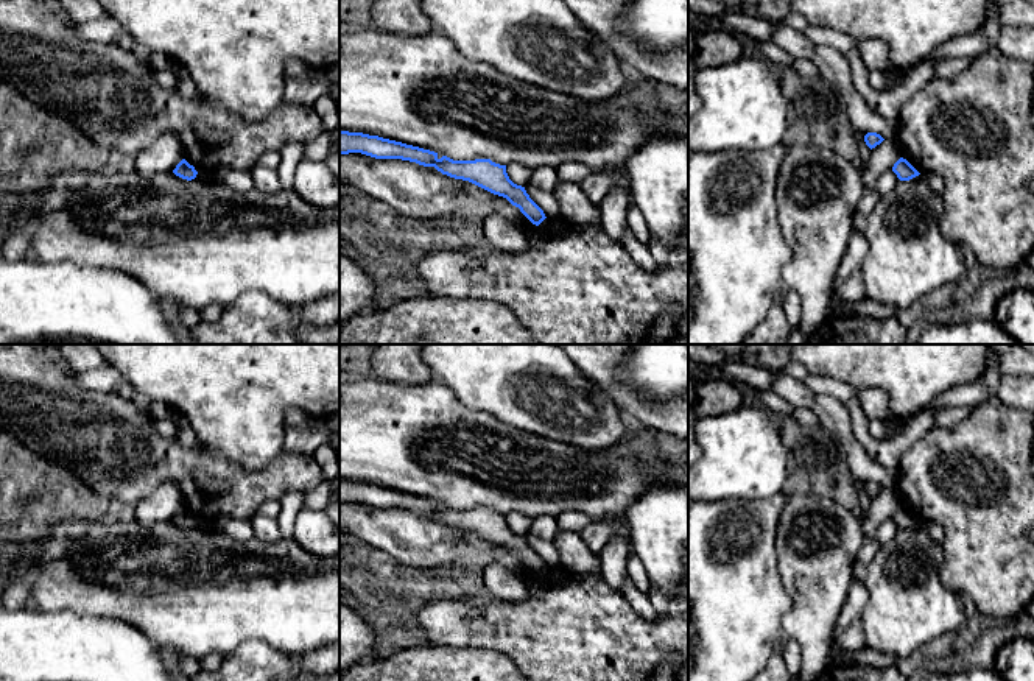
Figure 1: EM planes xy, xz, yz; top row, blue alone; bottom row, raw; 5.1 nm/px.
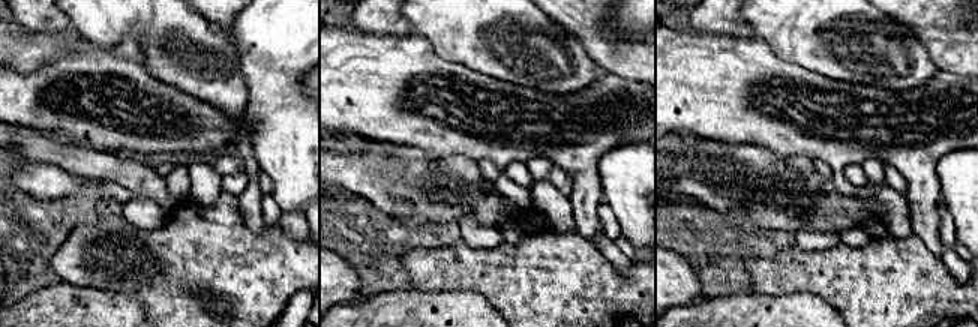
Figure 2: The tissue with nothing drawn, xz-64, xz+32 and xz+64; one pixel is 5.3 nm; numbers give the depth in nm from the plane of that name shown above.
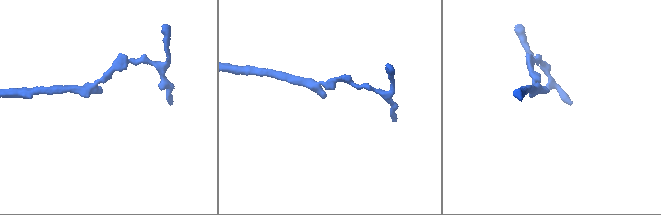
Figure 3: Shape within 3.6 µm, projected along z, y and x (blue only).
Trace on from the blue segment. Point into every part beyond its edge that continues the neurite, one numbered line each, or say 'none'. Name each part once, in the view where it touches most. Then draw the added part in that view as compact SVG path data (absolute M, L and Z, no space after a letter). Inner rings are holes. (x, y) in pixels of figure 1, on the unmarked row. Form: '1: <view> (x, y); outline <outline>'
none

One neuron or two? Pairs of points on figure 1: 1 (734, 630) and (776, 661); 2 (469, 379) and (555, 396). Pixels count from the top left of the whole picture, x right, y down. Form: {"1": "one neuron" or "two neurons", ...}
{"1": "two neurons", "2": "one neuron"}

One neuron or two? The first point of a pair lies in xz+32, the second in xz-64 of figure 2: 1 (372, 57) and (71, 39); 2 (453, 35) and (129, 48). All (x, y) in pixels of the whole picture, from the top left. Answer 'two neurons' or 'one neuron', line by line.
1: two neurons
2: two neurons

